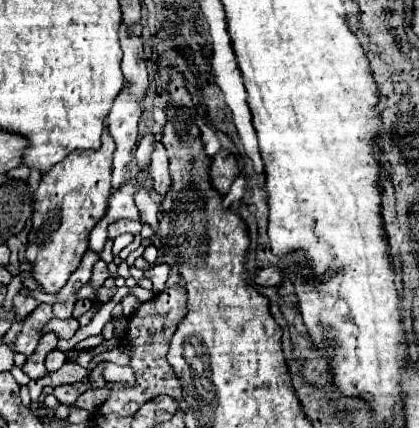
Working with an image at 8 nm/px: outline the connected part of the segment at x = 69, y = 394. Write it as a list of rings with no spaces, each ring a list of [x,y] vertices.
[[[86,377],[84,381],[78,383],[78,387],[76,387],[76,385],[64,385],[64,387],[56,389],[54,395],[56,395],[56,399],[58,399],[60,403],[74,403],[74,401],[78,399],[78,395],[82,395],[88,387],[90,387],[90,383],[88,383],[88,377]]]

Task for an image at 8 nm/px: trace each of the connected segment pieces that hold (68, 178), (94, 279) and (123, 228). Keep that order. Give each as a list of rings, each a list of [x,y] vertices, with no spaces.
[[[104,127],[100,149],[76,149],[64,161],[46,171],[46,175],[42,175],[40,187],[36,191],[26,259],[32,263],[34,279],[44,287],[46,293],[58,293],[60,287],[66,285],[68,277],[78,267],[84,251],[88,249],[90,231],[108,209],[108,199],[112,195],[112,155],[114,139]]]
[[[98,259],[96,265],[93,266],[92,276],[88,283],[92,285],[95,290],[98,290],[98,288],[102,286],[105,280],[110,276],[107,263],[104,263],[102,259]]]
[[[116,221],[108,227],[108,239],[114,239],[120,233],[138,235],[140,233],[140,223],[136,223],[136,221]]]

